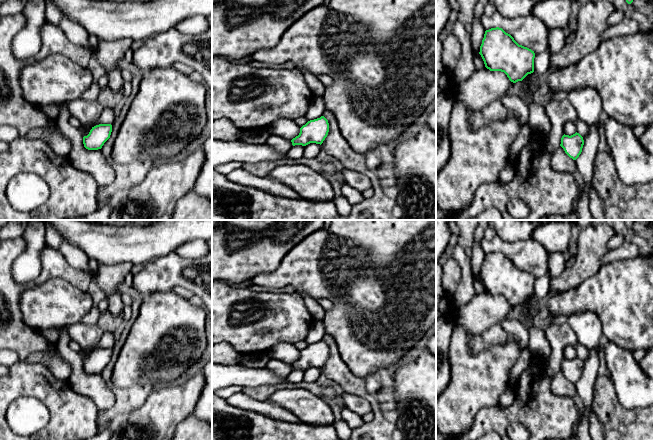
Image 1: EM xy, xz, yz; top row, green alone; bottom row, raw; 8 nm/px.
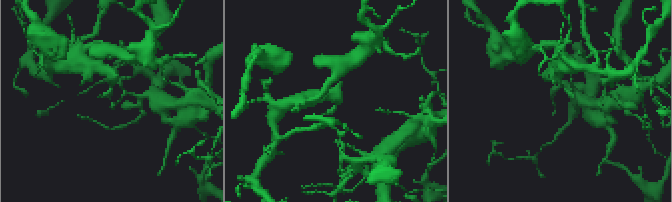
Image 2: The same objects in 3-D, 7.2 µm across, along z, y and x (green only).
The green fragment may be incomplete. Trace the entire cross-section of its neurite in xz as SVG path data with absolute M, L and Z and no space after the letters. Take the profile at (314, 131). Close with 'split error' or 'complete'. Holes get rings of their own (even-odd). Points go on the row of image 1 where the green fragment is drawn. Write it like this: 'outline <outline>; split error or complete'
outline M321 116L320 118L310 120L300 128L298 136L291 140L292 145L306 146L310 143L322 144L329 132L328 120Z; complete

